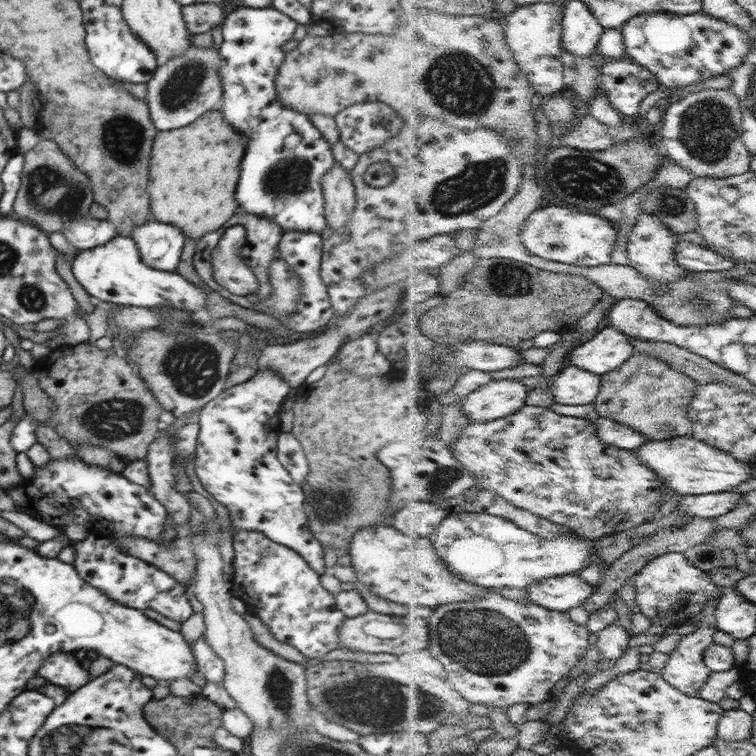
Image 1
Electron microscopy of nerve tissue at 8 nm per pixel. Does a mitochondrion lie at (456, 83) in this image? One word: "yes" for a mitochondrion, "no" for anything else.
yes

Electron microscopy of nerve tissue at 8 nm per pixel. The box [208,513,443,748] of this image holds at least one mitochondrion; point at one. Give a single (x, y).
(278, 686)

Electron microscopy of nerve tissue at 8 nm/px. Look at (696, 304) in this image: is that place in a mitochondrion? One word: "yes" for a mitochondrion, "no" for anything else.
yes

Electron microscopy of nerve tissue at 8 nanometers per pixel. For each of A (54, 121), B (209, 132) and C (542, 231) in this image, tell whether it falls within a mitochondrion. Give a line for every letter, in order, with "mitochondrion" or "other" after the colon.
A: other
B: other
C: other

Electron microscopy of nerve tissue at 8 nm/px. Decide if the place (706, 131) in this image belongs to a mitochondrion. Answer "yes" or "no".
yes

